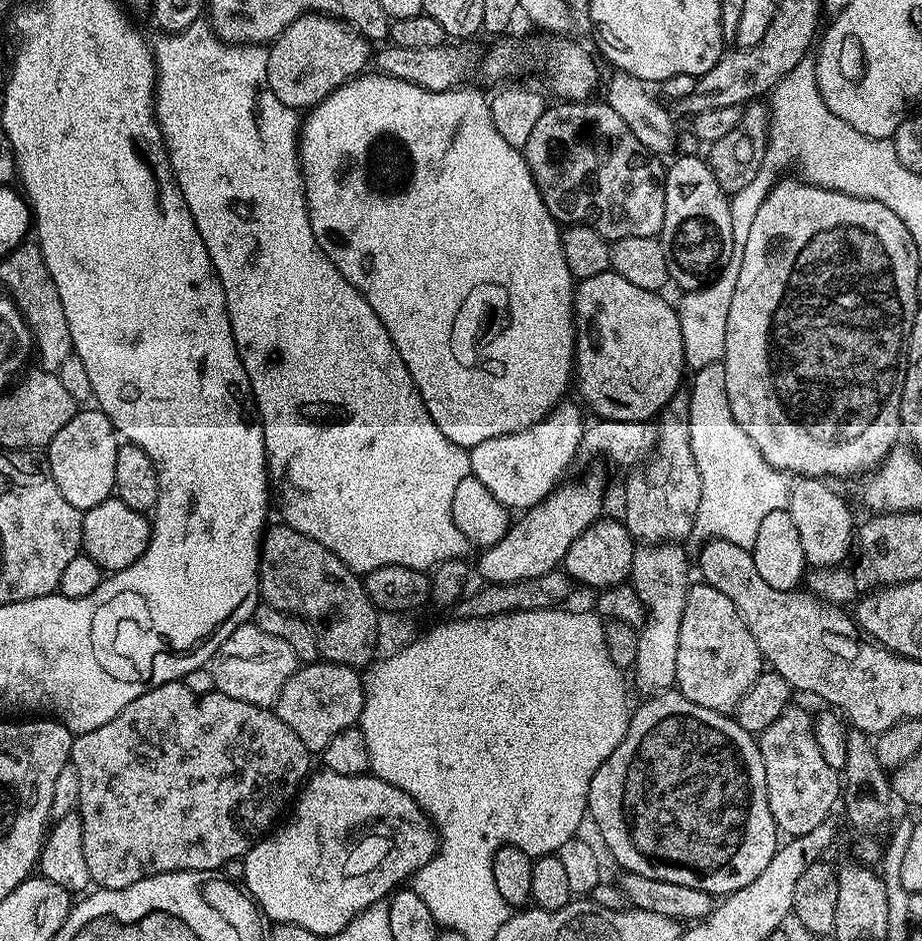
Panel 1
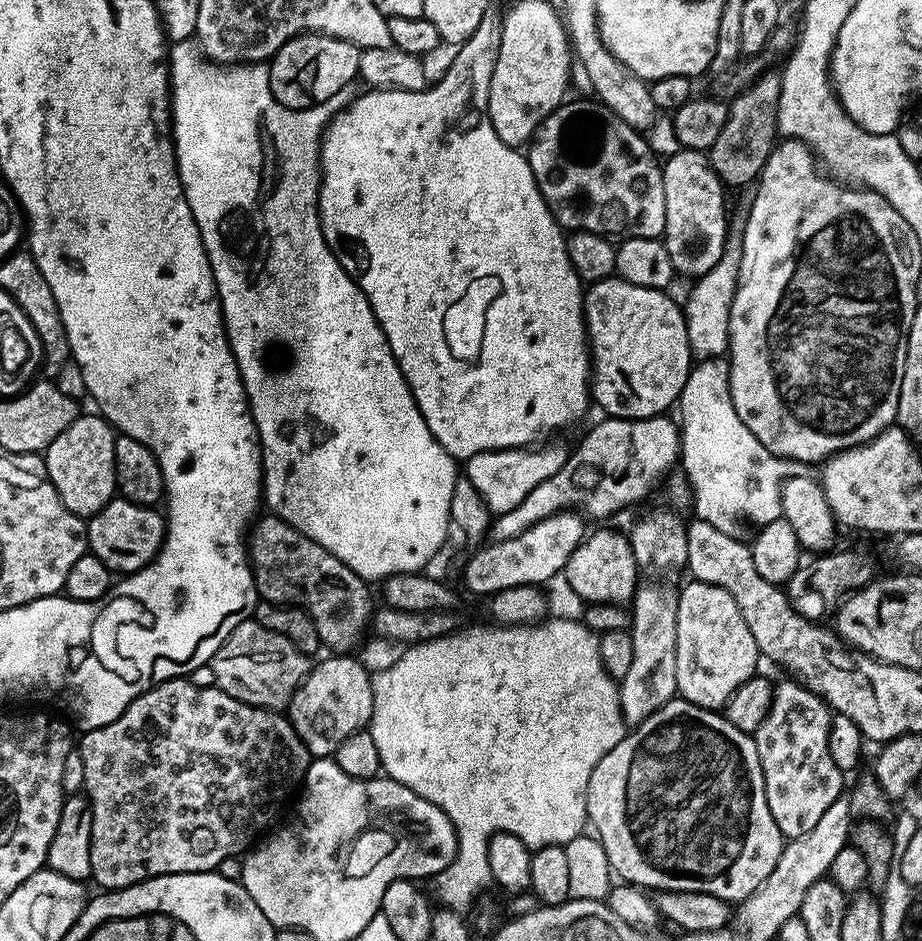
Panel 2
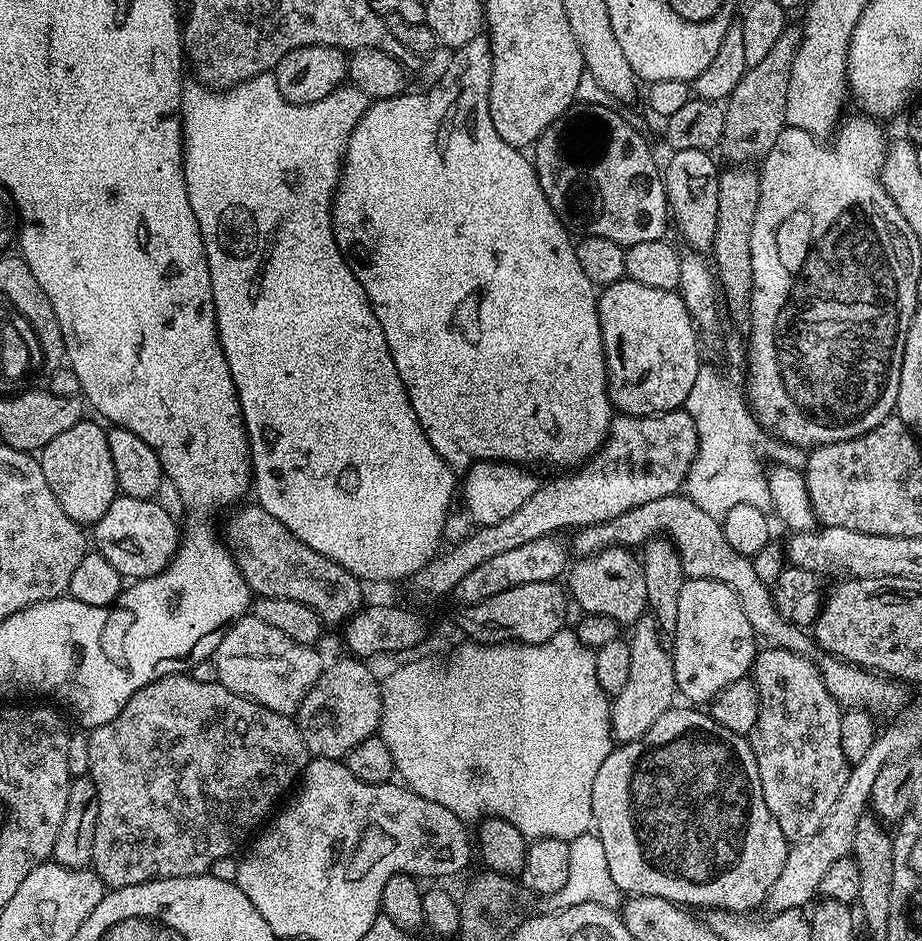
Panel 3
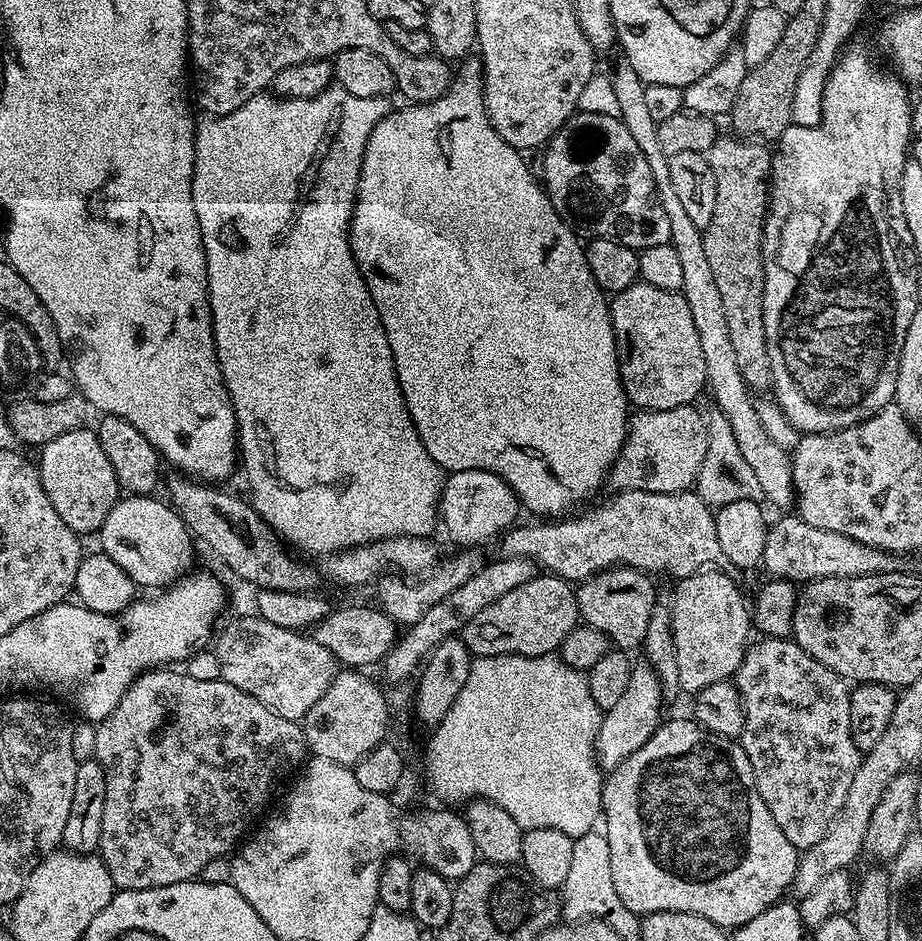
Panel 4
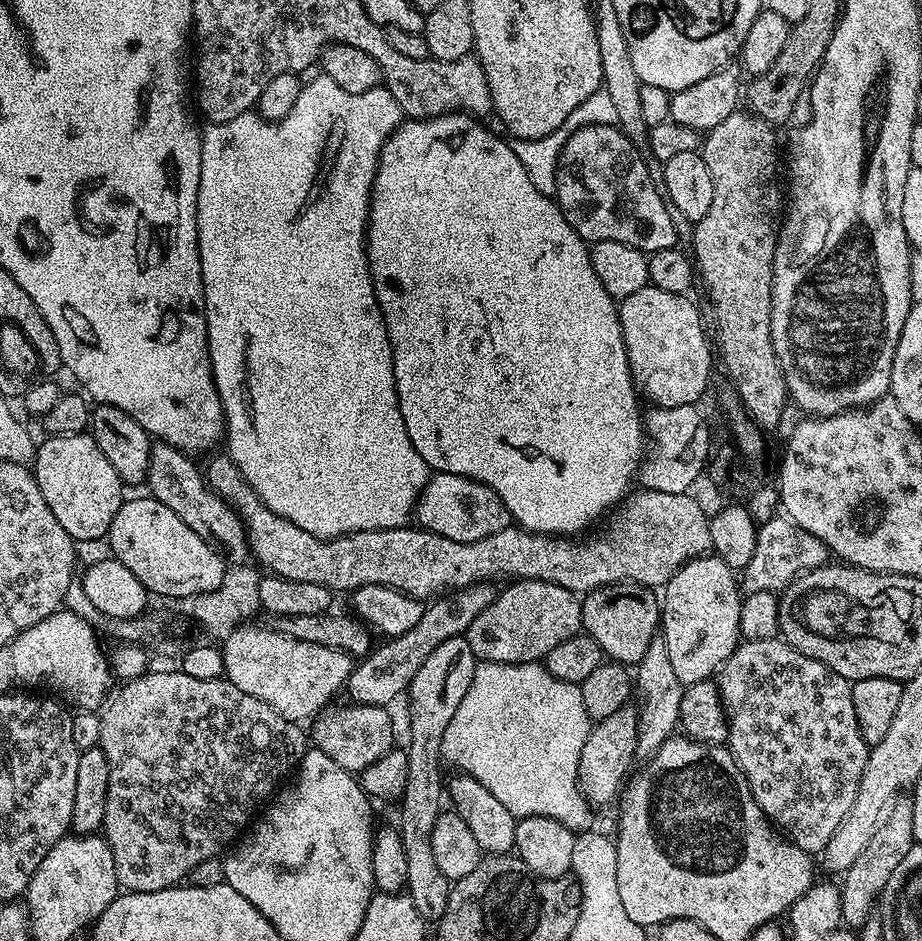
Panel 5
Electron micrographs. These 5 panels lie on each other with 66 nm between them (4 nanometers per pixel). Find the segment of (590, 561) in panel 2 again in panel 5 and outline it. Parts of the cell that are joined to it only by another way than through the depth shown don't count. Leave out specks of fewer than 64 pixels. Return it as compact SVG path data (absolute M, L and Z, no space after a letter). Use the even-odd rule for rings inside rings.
M607 584L587 593L580 601L580 623L583 631L598 642L609 661L625 666L639 664L642 654L660 628L661 601L651 588L640 584Z

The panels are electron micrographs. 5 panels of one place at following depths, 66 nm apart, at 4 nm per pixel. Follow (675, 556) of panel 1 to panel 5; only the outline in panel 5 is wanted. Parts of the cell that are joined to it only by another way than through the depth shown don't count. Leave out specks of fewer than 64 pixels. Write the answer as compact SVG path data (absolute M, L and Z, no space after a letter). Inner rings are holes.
M625 706L622 710L614 710L610 718L597 720L591 725L586 746L582 746L582 754L578 758L578 778L580 792L588 800L589 805L608 804L617 799L622 791L626 777L633 771L632 760L637 759L638 744L637 709Z

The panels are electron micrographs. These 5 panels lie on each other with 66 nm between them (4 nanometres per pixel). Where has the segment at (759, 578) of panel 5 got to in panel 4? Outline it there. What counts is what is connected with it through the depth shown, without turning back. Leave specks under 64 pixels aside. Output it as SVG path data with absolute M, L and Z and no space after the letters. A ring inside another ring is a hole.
M784 514L776 525L768 528L768 541L766 542L762 568L768 571L769 577L778 580L791 580L793 582L807 582L818 578L850 578L851 576L873 576L883 572L899 572L902 564L899 555L883 552L874 546L860 544L843 536L841 532L827 532L818 530L818 526L810 526L798 514Z

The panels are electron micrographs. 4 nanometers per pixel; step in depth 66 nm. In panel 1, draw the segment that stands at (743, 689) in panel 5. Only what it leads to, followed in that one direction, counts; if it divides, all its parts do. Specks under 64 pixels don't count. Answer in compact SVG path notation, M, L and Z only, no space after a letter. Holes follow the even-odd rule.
M789 706L770 726L766 726L764 732L759 733L758 743L762 754L762 766L766 766L766 798L770 806L770 814L774 818L777 829L785 832L785 837L810 834L814 826L822 826L829 823L832 807L837 807L842 796L842 776L836 768L827 760L825 749L818 746L816 729L814 727L813 713L808 713L804 708Z

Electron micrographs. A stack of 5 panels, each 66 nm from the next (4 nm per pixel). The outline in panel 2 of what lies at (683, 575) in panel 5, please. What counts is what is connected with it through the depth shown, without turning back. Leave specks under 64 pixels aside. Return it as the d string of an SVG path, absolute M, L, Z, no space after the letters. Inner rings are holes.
M689 579L688 585L678 592L678 674L676 675L676 690L681 700L688 700L699 708L713 710L723 709L728 699L751 676L757 675L756 663L761 663L762 657L754 642L754 634L750 634L750 626L746 626L746 618L742 618L742 610L738 610L738 602L722 590L722 586L707 584L701 580Z

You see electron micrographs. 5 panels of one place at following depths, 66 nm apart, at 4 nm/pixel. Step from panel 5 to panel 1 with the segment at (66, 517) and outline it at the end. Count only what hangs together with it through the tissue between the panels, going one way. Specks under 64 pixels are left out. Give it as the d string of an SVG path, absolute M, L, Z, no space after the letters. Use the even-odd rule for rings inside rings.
M95 406L84 409L77 411L76 416L70 418L70 422L66 422L66 426L62 426L62 430L58 430L46 446L46 467L54 486L62 490L62 498L66 498L70 506L82 513L98 506L98 502L106 502L115 493L114 458L118 458L121 446L110 418L106 418L106 414Z

